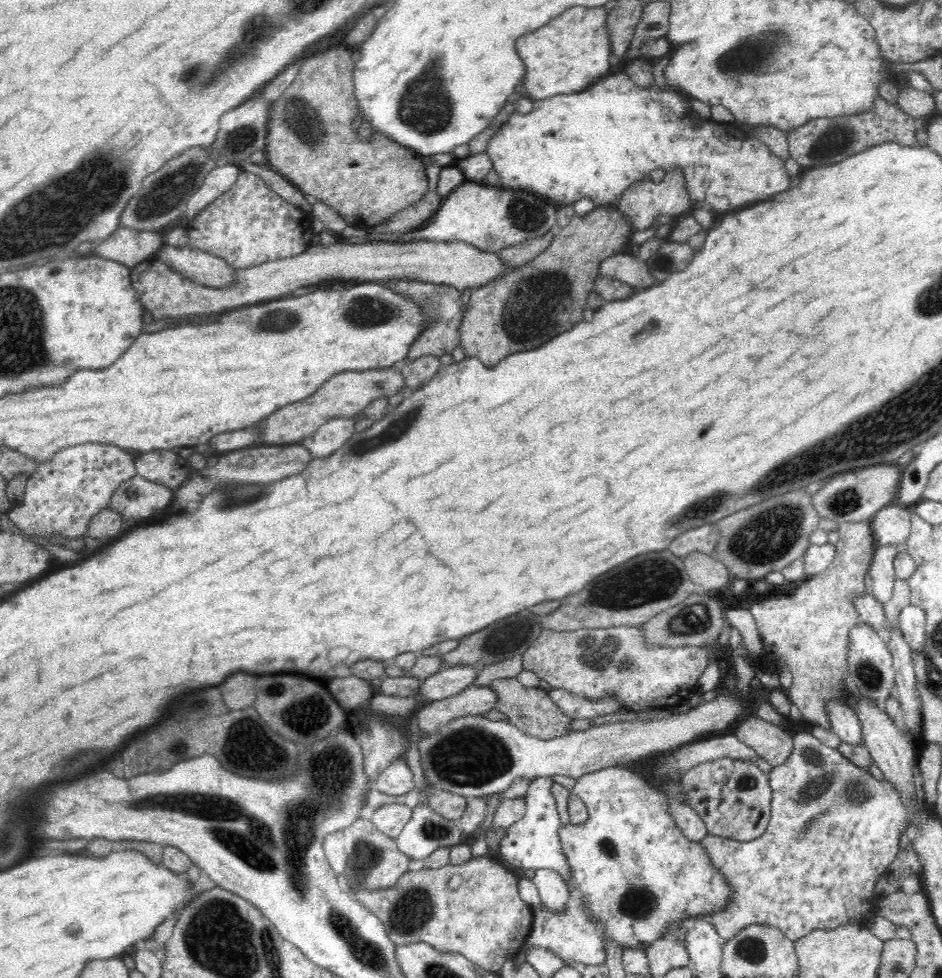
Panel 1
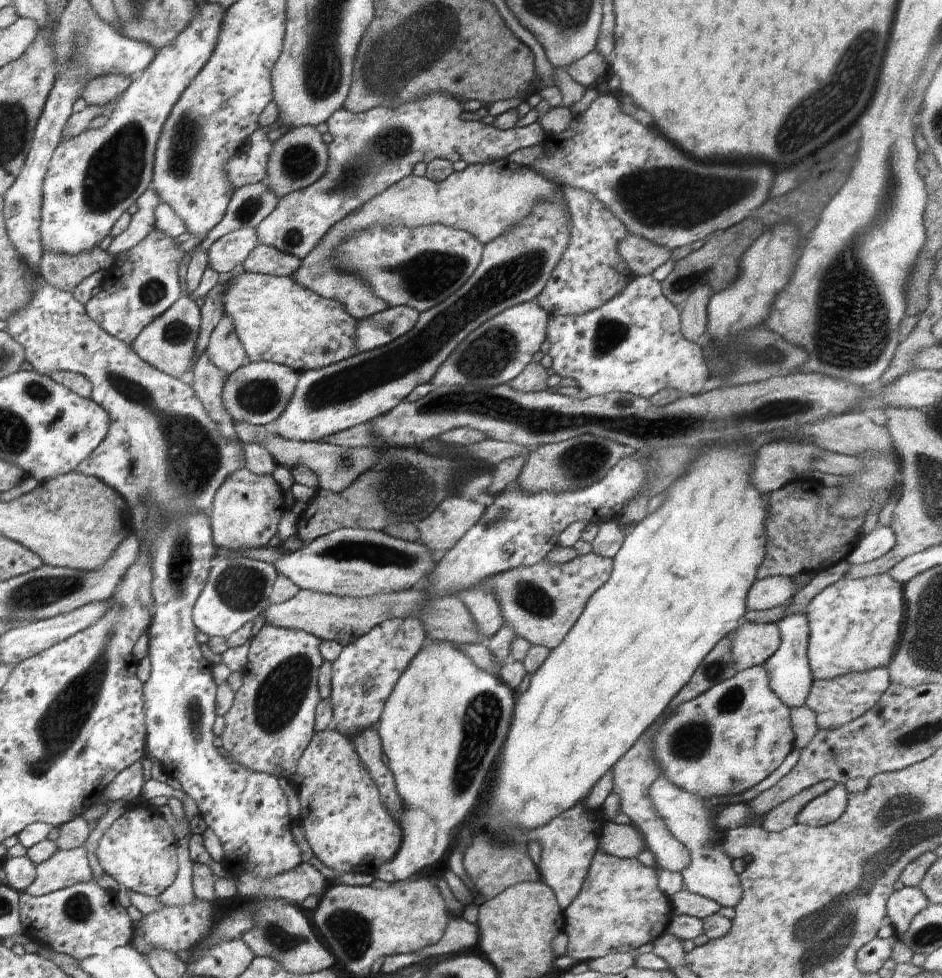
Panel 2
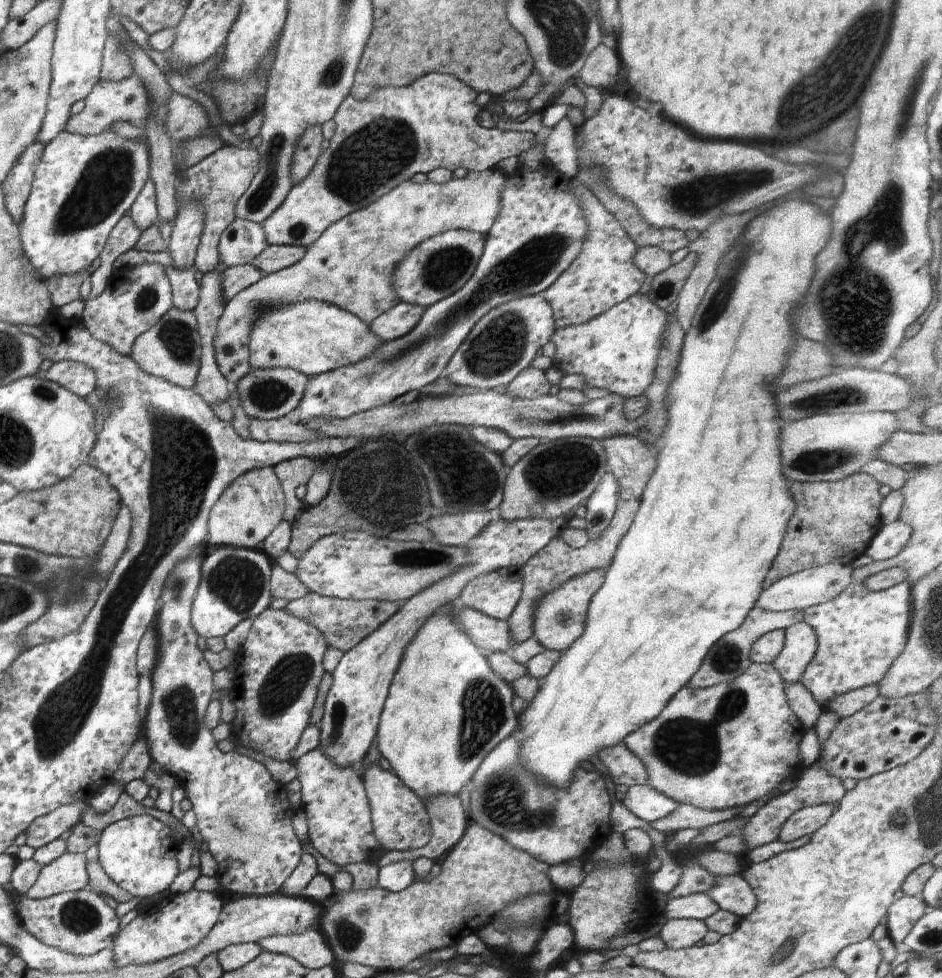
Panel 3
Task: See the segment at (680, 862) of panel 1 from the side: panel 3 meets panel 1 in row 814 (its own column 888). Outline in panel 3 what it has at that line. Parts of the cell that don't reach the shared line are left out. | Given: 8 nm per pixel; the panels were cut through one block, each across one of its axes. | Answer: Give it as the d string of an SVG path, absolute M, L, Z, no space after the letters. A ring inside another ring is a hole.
M900 581L883 591L869 591L862 583L850 583L834 600L814 605L805 610L804 622L816 633L816 654L805 668L799 680L821 706L826 707L837 696L867 687L878 685L904 650L907 643L911 619L911 587L908 581Z

